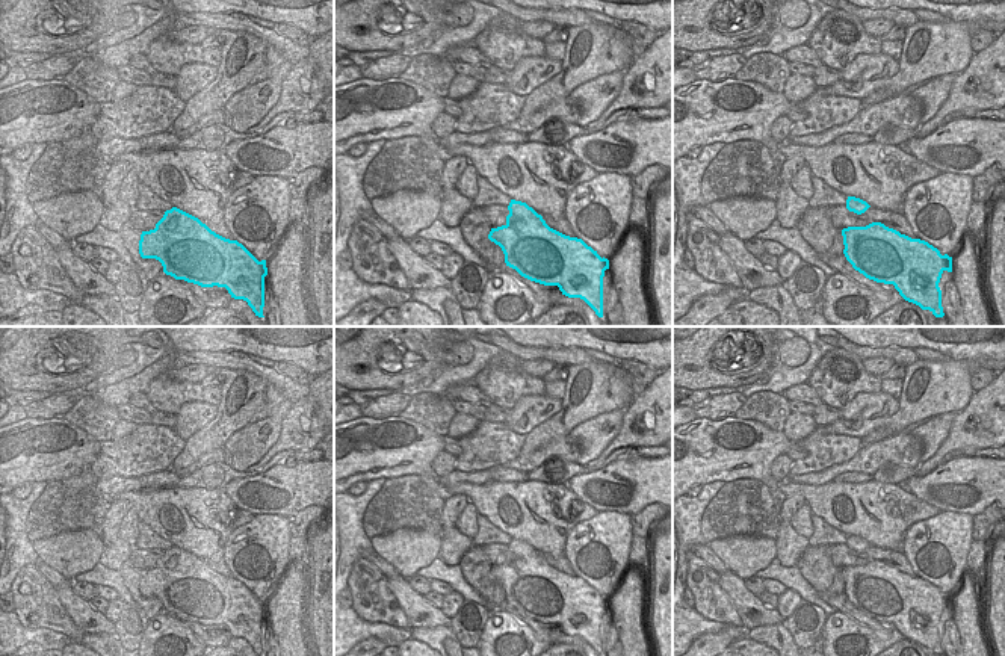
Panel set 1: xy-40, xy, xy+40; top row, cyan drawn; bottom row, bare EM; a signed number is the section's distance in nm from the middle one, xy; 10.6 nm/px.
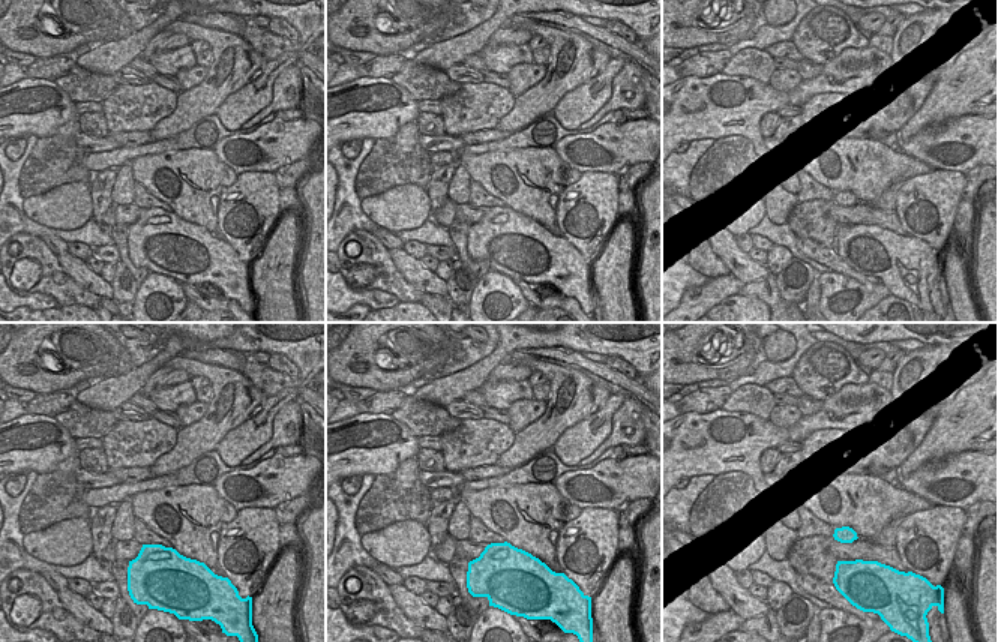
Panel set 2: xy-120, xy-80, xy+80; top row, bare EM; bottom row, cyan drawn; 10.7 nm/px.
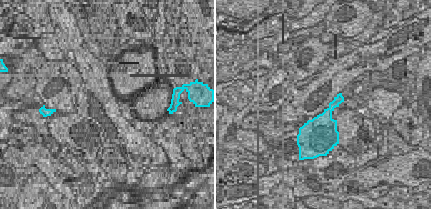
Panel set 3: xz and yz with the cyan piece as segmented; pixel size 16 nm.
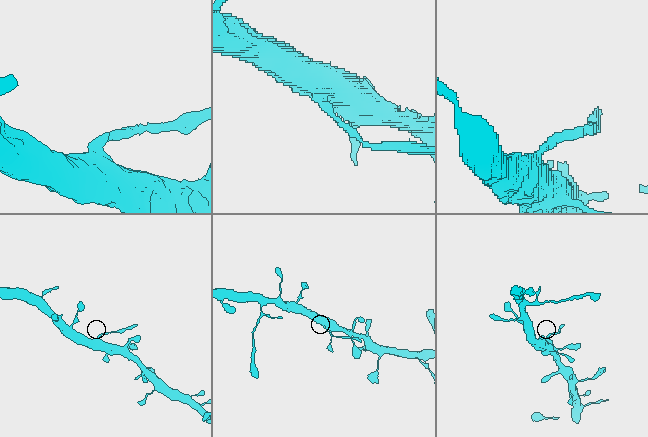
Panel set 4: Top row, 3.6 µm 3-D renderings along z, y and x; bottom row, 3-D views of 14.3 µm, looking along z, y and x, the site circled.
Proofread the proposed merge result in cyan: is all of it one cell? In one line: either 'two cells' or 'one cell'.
two cells

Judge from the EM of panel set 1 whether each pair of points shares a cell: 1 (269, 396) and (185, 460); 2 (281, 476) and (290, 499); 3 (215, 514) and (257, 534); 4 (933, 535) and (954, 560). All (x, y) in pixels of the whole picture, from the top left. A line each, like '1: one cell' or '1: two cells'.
1: one cell
2: one cell
3: two cells
4: one cell

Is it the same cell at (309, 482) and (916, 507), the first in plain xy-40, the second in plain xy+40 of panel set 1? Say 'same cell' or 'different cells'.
different cells

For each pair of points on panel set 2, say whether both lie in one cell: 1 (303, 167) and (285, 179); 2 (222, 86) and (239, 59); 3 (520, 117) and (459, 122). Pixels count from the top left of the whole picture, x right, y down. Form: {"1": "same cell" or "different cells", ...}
{"1": "same cell", "2": "same cell", "3": "different cells"}

